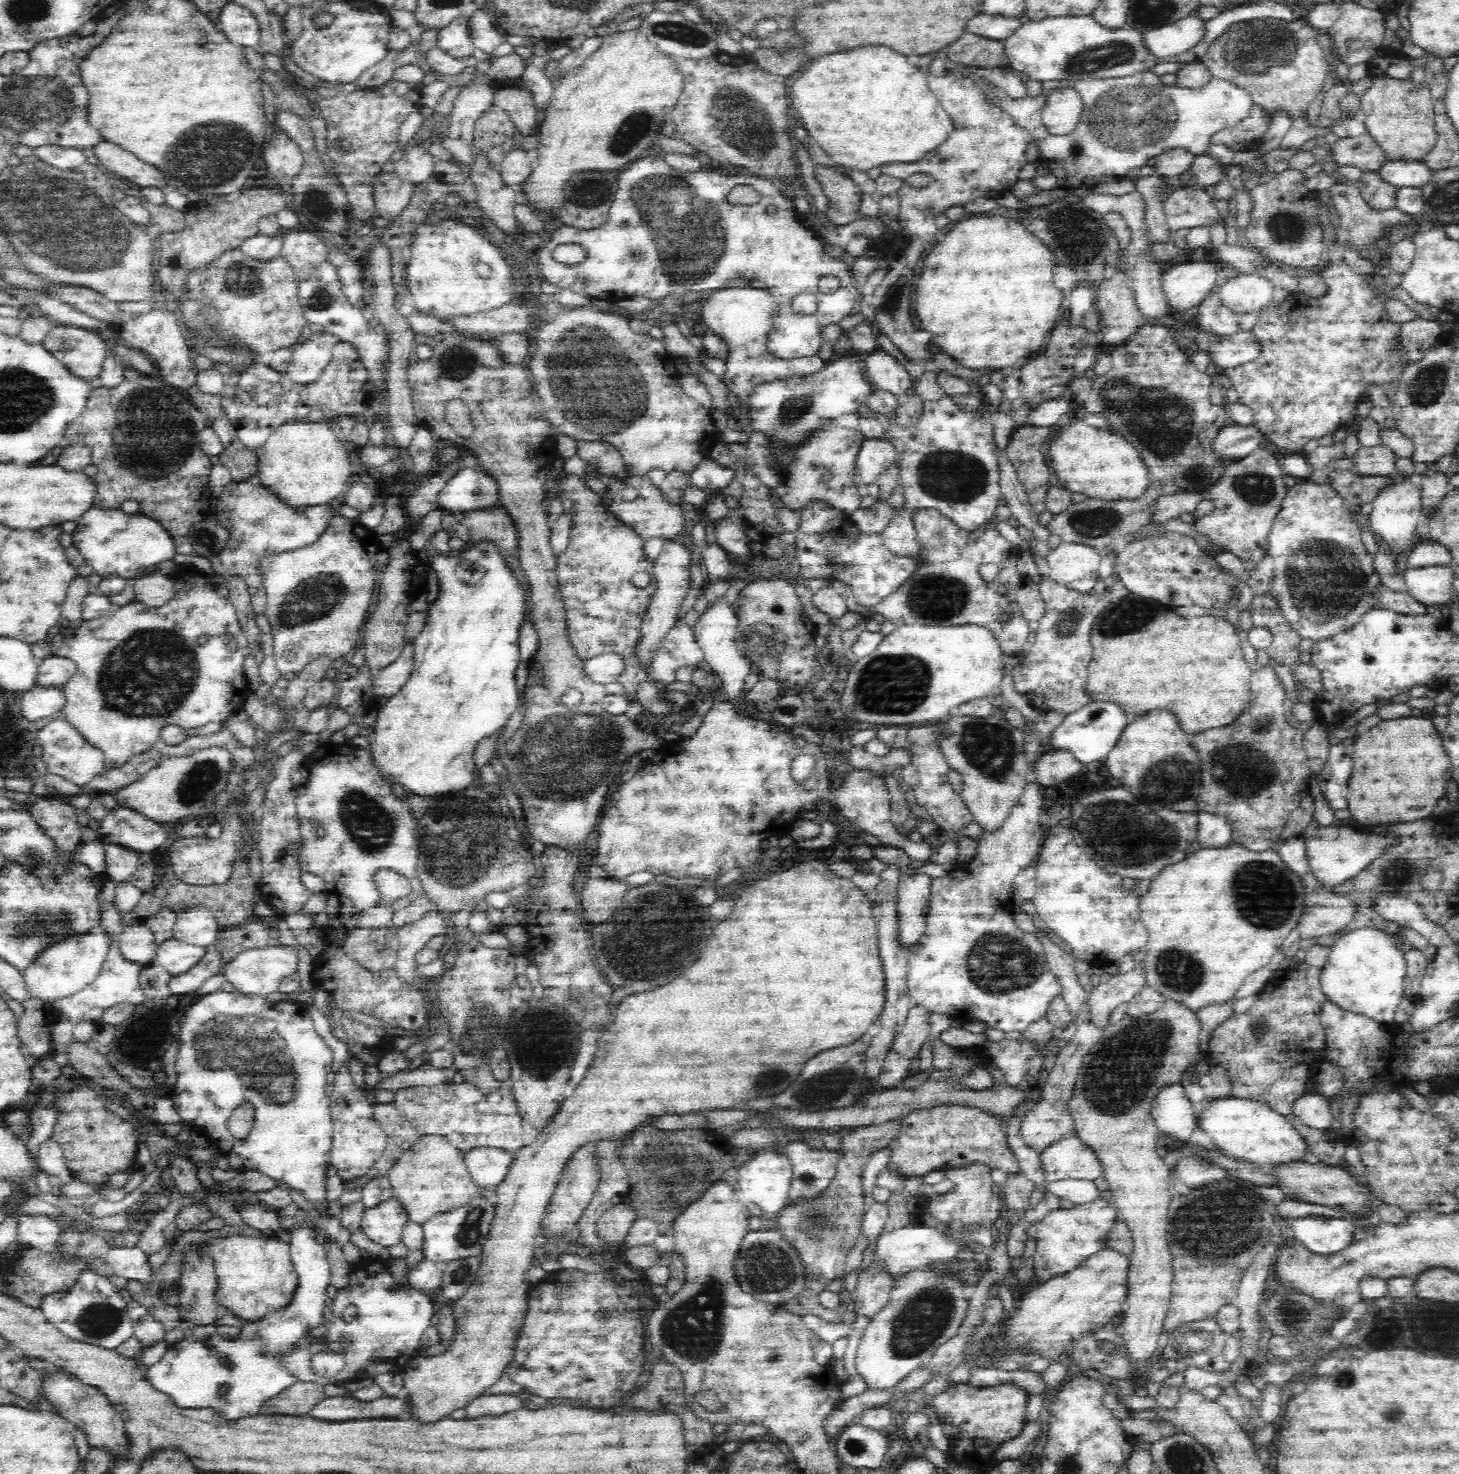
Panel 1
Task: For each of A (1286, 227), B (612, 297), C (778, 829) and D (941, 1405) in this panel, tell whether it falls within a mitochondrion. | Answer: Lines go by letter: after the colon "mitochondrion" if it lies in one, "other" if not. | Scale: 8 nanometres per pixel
A: mitochondrion
B: other
C: other
D: other

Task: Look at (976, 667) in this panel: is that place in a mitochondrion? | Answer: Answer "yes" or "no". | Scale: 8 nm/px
no

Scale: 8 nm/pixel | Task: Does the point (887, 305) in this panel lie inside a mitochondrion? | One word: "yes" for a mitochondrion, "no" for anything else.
yes

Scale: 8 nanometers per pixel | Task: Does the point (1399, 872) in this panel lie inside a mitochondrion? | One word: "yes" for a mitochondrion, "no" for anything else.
yes

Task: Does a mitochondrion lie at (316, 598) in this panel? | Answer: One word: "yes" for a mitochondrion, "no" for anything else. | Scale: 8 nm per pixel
yes

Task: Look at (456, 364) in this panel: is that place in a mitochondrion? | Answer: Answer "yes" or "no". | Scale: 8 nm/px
yes

